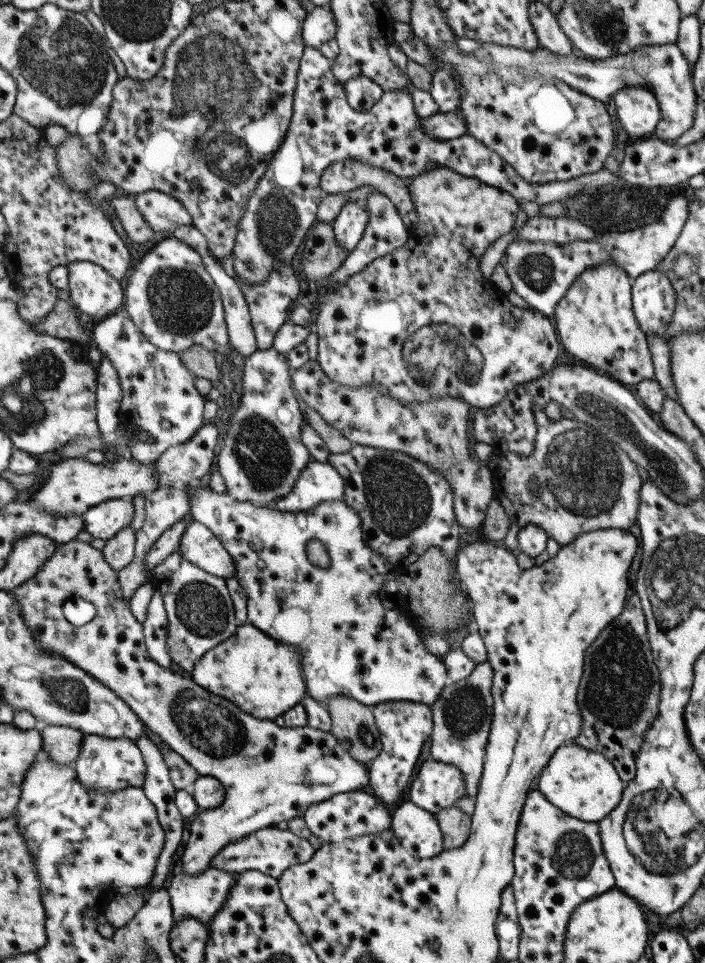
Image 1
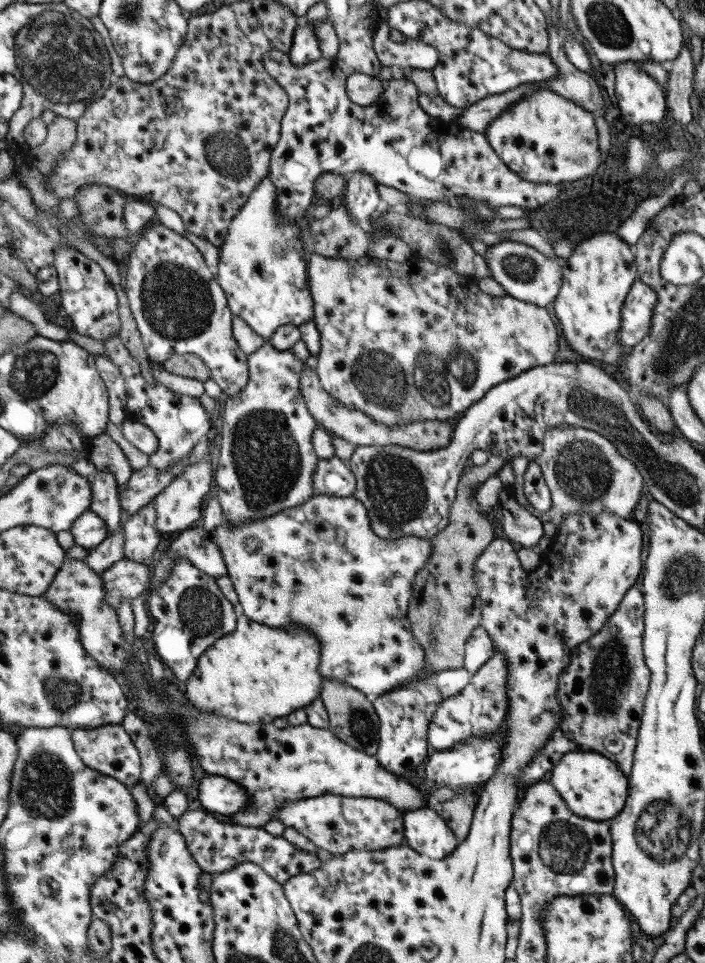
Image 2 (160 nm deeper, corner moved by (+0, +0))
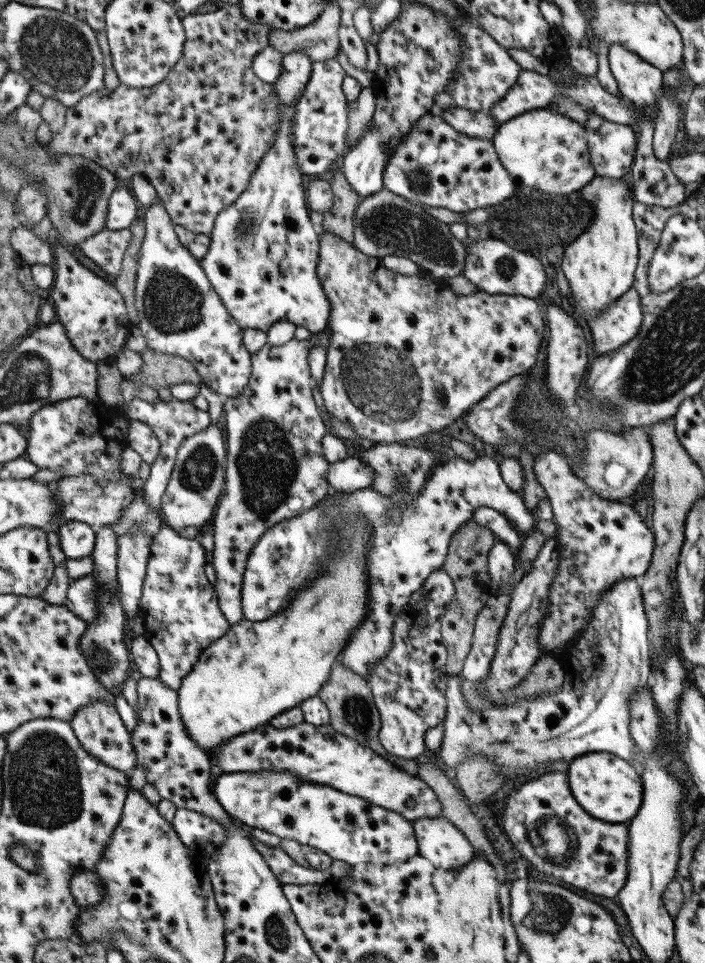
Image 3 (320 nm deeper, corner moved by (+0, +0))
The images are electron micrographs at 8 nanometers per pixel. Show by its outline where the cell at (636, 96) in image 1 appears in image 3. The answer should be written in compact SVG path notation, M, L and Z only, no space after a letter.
M621 44L608 46L606 60L618 92L636 107L646 107L662 92L663 72L629 52Z

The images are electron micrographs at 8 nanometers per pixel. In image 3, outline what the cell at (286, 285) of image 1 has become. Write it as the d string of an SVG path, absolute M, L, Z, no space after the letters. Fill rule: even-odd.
M293 52L281 56L281 72L273 82L274 93L278 100L278 125L275 142L259 159L255 170L249 177L246 189L228 206L222 208L215 217L208 234L207 252L198 260L203 274L217 293L229 316L240 329L251 328L266 332L278 320L285 319L295 326L304 326L310 333L321 332L330 317L330 302L321 289L316 264L318 257L318 235L308 219L303 186L295 154L291 150L293 141L292 124L296 113L296 102L301 96L305 83L309 81L312 62L302 53ZM273 246L283 250L281 258L273 260Z

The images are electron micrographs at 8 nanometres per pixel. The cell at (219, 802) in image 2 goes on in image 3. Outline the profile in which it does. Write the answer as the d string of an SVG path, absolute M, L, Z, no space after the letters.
M289 771L221 773L211 793L232 818L279 838L307 844L326 861L343 860L350 866L375 862L394 864L418 855L412 821L330 786L304 783Z

